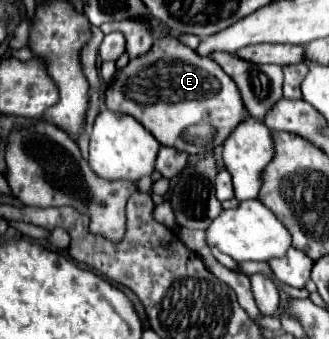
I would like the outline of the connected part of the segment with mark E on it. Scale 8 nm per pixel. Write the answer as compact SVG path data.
M155 40L153 48L145 52L145 56L137 56L137 60L129 60L129 64L115 72L113 80L105 88L105 106L117 114L129 114L137 122L141 122L163 146L173 146L179 152L187 154L207 154L215 146L223 144L223 140L233 132L233 128L247 118L241 94L233 80L225 76L225 72L215 64L209 56L199 56L189 46L179 40Z

